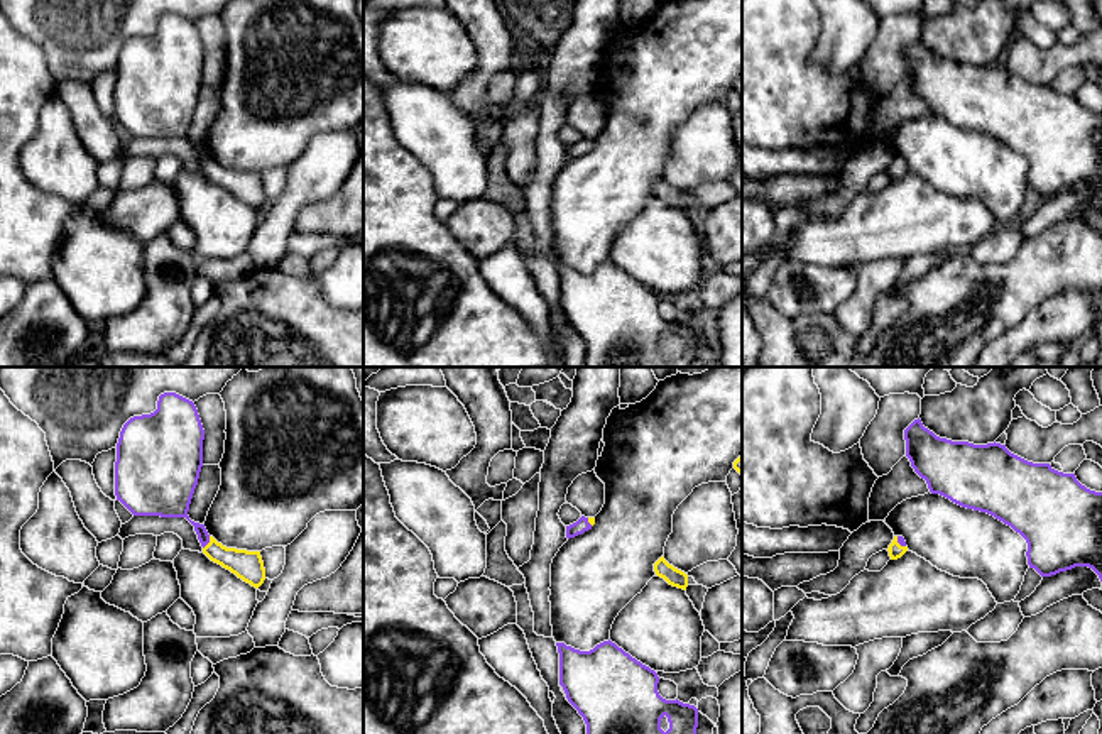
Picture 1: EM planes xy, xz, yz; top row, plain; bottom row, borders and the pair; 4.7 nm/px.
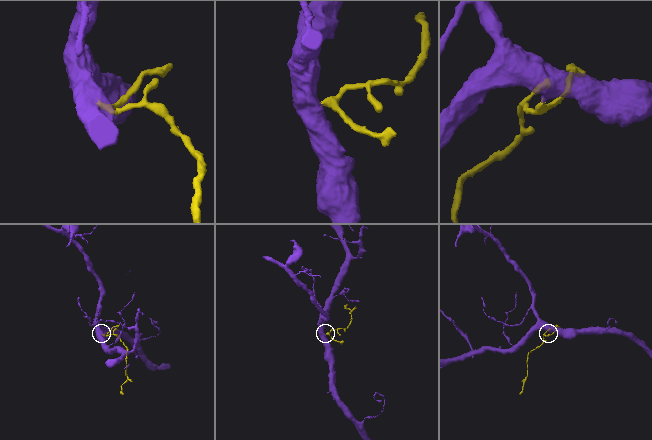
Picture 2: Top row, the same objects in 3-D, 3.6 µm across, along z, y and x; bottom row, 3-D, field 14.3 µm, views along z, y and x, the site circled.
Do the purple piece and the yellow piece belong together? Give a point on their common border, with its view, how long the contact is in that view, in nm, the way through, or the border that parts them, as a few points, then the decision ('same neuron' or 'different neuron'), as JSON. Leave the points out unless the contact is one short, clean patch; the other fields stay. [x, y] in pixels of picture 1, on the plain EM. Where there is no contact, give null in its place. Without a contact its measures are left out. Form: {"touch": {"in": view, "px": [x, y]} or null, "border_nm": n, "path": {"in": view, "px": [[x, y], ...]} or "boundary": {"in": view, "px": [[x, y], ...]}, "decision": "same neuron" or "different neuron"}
{"touch": {"in": "xy", "px": [208, 163]}, "border_nm": 70, "path": {"in": "xy", "px": [[174, 122], [208, 163], [222, 176], [247, 186]]}, "decision": "same neuron"}

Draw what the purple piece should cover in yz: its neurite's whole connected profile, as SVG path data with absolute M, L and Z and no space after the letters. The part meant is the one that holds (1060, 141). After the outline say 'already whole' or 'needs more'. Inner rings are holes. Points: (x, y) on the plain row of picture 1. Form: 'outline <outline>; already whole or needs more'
outline M919 39L904 51L904 61L906 78L914 93L926 101L930 113L940 115L962 129L987 134L1011 147L1028 164L1029 189L1034 189L1041 198L1051 198L1075 188L1088 188L1102 203L1102 113L1082 107L1075 95L1058 93L1050 85L1028 83L1011 74L1006 66L996 63L974 66L940 59L925 49Z; already whole

